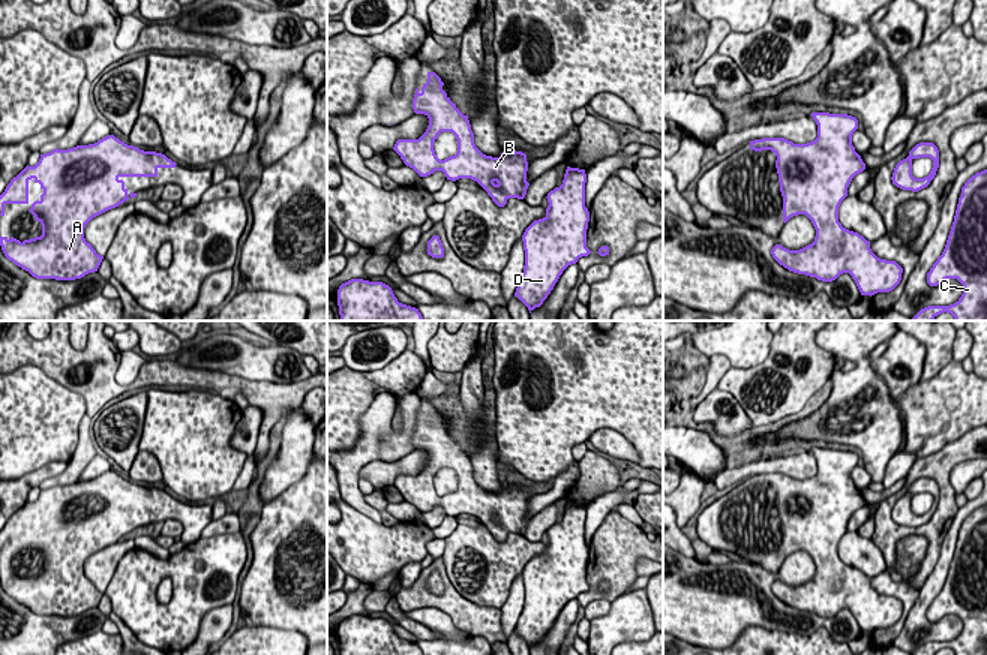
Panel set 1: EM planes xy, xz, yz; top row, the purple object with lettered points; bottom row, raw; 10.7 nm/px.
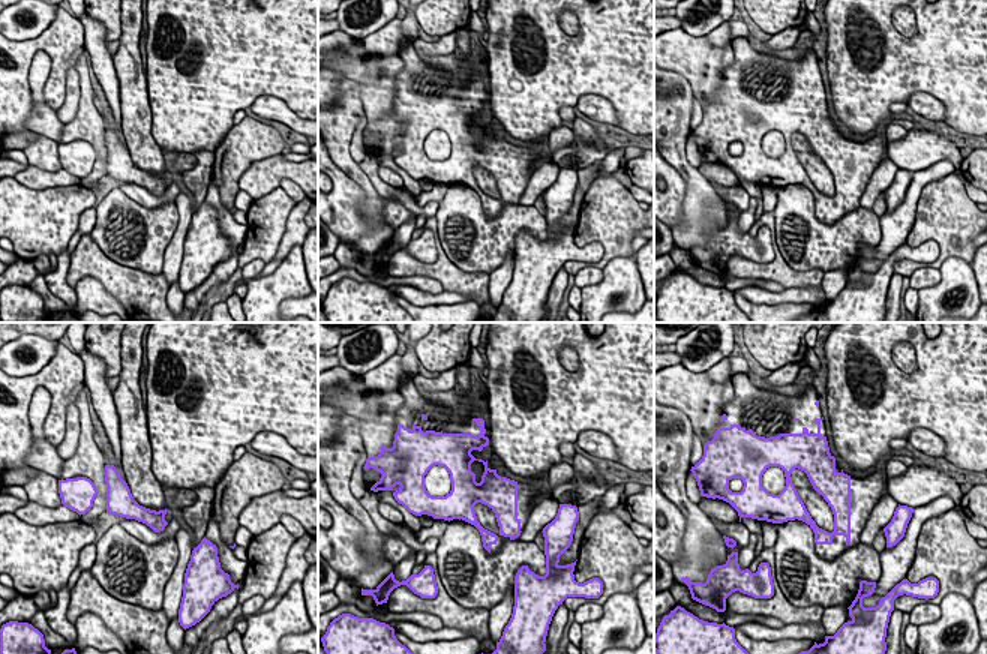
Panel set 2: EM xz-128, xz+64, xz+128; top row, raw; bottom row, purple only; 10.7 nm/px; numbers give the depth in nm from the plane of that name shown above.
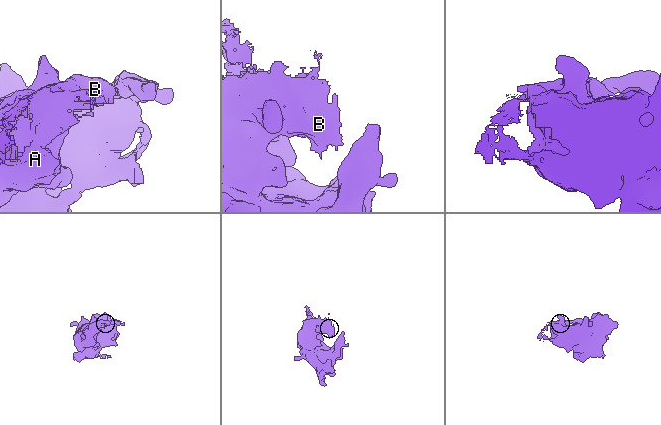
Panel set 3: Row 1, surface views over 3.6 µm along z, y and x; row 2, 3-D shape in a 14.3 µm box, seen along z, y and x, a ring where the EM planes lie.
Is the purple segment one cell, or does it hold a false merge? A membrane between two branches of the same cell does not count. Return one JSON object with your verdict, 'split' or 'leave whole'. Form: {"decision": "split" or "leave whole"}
{"decision": "leave whole"}

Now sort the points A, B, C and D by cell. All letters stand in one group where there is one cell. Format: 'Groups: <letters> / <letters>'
Groups: A B C D

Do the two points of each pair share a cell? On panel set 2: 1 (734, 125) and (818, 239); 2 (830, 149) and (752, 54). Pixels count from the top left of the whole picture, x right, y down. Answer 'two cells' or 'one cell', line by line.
1: two cells
2: one cell

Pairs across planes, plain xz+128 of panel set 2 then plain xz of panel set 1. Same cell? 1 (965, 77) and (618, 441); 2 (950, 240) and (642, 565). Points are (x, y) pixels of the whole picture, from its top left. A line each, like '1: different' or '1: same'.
1: different
2: different

